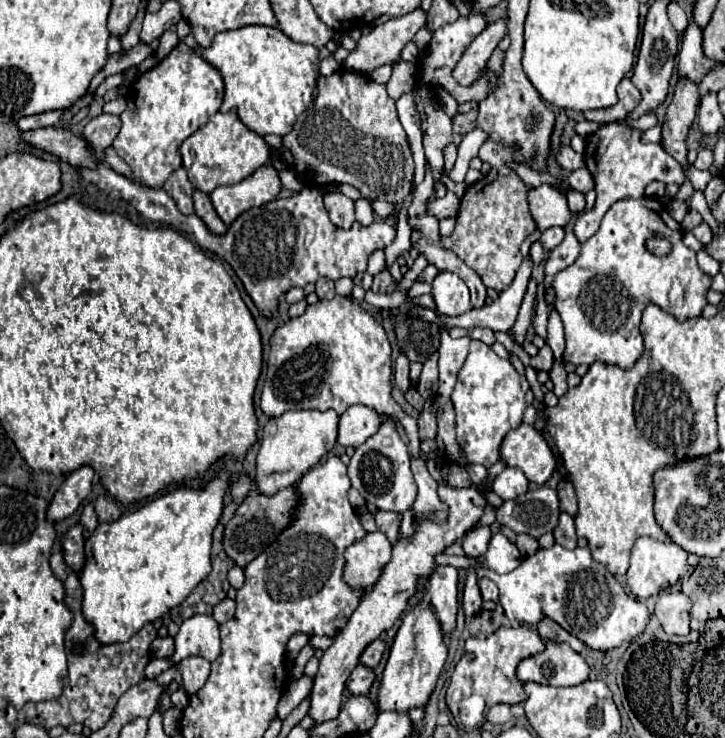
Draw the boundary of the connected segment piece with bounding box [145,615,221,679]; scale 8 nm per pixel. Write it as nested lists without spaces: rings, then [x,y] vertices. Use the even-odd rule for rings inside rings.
[[[193,615],[181,623],[179,633],[175,635],[175,653],[165,659],[151,659],[145,667],[145,677],[155,679],[185,657],[201,655],[207,661],[215,661],[219,653],[221,641],[217,621],[211,615]]]

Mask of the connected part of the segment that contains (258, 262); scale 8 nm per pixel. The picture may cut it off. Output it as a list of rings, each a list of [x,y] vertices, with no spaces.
[[[97,161],[93,169],[77,167],[77,173],[105,195],[119,195],[123,201],[131,203],[145,219],[169,223],[173,229],[191,235],[201,249],[217,253],[221,259],[225,259],[239,275],[247,293],[265,317],[271,317],[279,297],[291,287],[303,289],[307,283],[315,283],[319,277],[337,281],[341,277],[353,279],[357,273],[363,273],[369,255],[375,249],[385,249],[391,245],[397,233],[393,223],[379,217],[375,217],[369,227],[363,227],[355,221],[351,229],[341,229],[331,223],[319,189],[305,187],[287,199],[273,199],[261,207],[245,211],[233,225],[229,225],[225,235],[213,235],[197,215],[183,215],[163,189],[143,187],[133,179],[113,171],[105,161]]]

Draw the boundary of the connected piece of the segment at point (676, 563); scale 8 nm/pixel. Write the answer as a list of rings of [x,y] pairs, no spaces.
[[[639,537],[633,545],[631,551],[631,567],[627,571],[627,587],[637,599],[647,599],[651,595],[657,595],[661,589],[675,585],[685,571],[689,569],[687,565],[687,551],[675,545],[673,541],[657,541],[651,537]]]

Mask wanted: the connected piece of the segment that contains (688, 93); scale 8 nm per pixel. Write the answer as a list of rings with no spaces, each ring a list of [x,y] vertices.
[[[679,79],[661,125],[661,147],[681,165],[687,163],[687,133],[695,119],[697,103],[697,85],[693,81]]]

